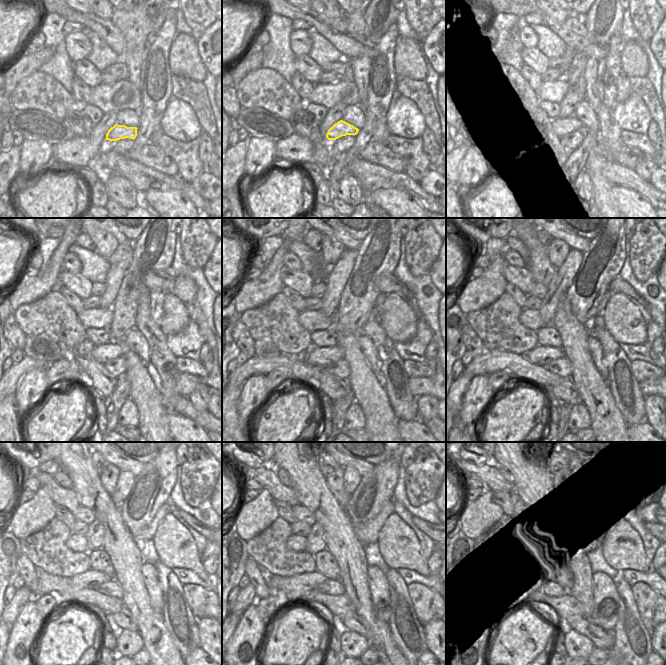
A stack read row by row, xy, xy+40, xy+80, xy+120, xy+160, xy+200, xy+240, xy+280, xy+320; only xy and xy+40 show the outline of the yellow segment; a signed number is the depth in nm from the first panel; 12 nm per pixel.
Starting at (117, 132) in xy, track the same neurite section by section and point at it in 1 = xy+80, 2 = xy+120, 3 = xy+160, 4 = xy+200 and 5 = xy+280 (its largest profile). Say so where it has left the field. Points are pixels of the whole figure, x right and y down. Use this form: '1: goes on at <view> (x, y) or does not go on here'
1: goes on at xy+80 (558, 128)
2: goes on at xy+120 (105, 353)
3: goes on at xy+160 (320, 356)
4: goes on at xy+200 (540, 355)
5: goes on at xy+280 (291, 588)

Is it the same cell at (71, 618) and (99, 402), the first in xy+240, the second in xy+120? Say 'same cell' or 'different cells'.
different cells

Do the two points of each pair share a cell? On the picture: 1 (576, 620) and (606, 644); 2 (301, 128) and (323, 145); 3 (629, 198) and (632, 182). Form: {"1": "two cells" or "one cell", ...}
{"1": "one cell", "2": "one cell", "3": "two cells"}

